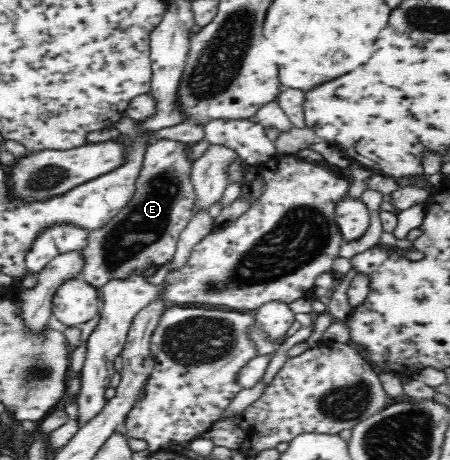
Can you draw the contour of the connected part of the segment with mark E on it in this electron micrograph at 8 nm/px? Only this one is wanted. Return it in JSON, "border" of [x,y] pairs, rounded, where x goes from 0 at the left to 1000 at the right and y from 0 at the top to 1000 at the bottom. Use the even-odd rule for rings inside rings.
{"border":[[[358,307],[331,313],[320,328],[316,365],[300,402],[300,420],[291,437],[264,459],[229,498],[211,498],[196,507],[191,535],[182,541],[193,557],[193,572],[184,580],[184,602],[193,615],[211,626],[233,624],[242,611],[278,611],[296,602],[333,576],[362,576],[384,563],[393,524],[402,502],[427,476],[427,446],[433,437],[433,417],[424,393],[424,354],[413,346],[413,324],[420,313],[396,307]]]}

